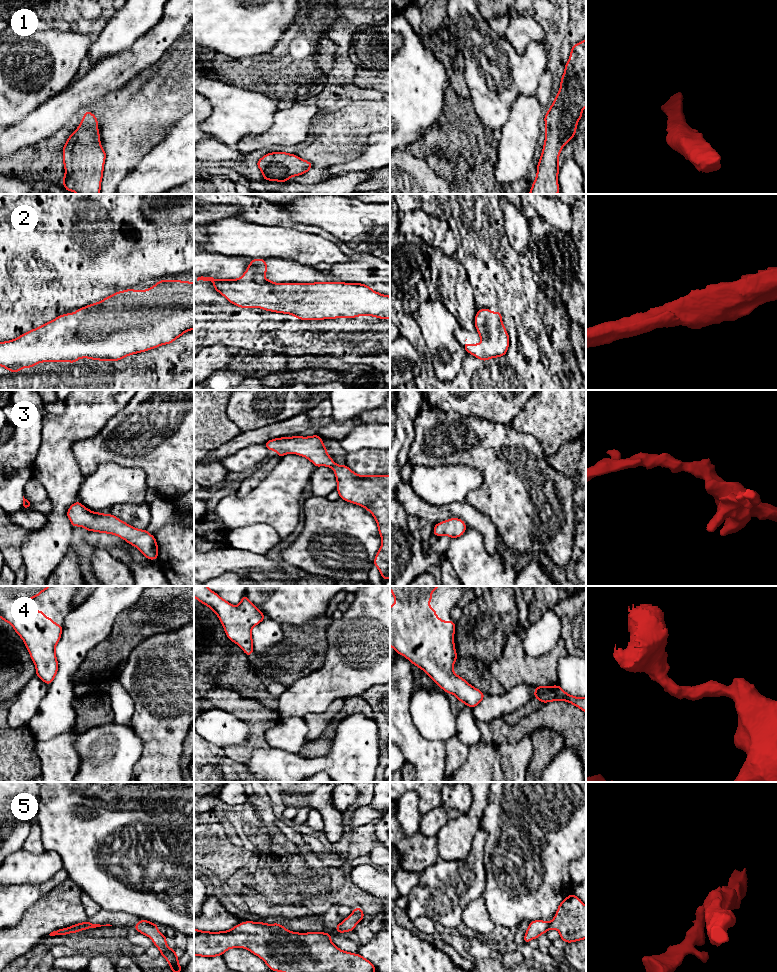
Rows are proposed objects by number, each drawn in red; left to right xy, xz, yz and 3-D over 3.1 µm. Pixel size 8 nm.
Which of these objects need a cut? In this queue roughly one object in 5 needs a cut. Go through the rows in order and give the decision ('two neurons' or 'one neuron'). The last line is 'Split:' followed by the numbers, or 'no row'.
1: one neuron
2: one neuron
3: one neuron
4: one neuron
5: one neuron
Split: no row

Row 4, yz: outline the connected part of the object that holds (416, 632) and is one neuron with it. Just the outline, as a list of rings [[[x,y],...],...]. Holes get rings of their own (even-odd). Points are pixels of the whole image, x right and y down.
[[[390,586],[392,596],[396,598],[390,607],[390,646],[428,674],[446,693],[455,695],[459,701],[474,708],[485,694],[453,671],[457,659],[454,645],[455,622],[442,621],[436,616],[436,610],[428,605],[432,600],[432,591],[439,588],[440,586]]]

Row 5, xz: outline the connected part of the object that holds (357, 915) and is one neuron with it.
[[[355,907],[352,914],[345,918],[340,924],[334,927],[338,933],[349,932],[355,929],[355,925],[363,921],[364,913],[361,908]]]

